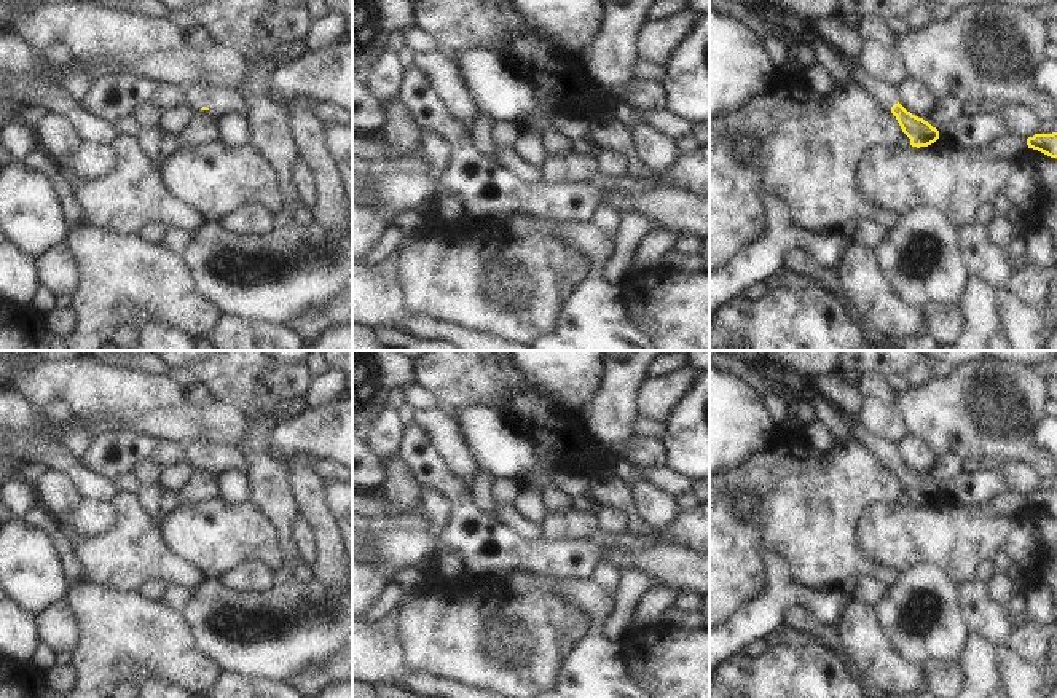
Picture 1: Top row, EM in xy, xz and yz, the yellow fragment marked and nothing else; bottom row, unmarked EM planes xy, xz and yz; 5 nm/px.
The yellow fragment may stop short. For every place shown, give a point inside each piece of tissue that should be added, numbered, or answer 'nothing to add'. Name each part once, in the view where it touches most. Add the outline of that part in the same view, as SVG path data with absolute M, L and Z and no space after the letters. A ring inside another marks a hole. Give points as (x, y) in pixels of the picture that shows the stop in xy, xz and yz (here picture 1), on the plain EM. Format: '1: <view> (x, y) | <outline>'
1: xy (219, 456) | M191 440L185 449L187 459L193 465L207 464L214 475L220 475L230 469L239 469L246 472L244 456L234 445Z

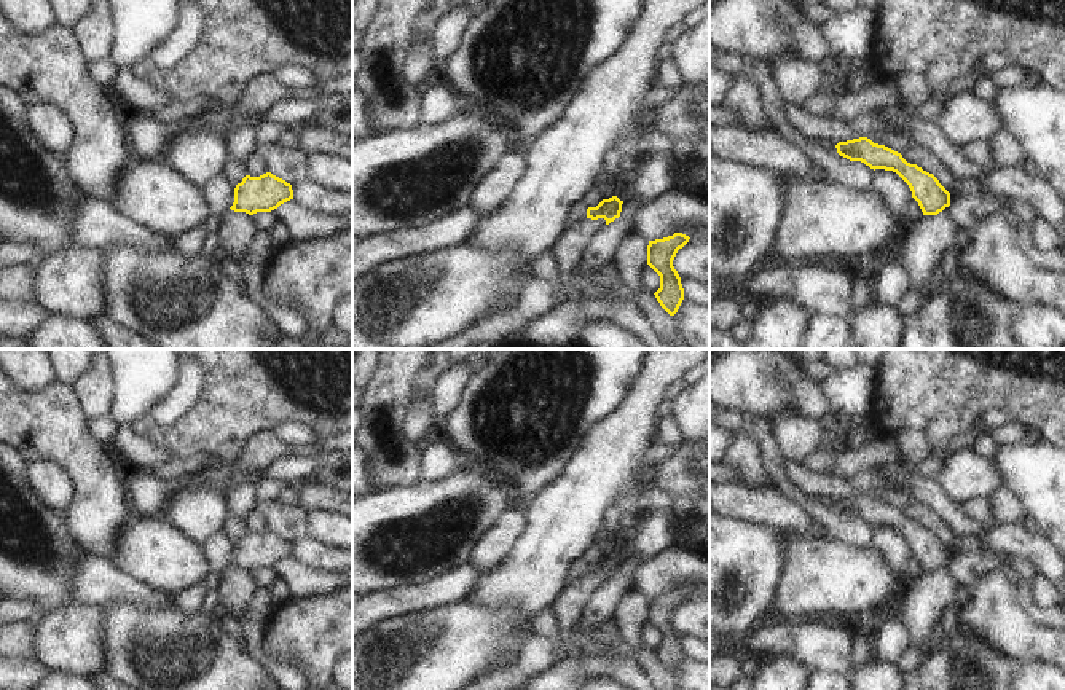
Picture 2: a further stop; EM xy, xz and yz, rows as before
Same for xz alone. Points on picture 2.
1: xz (579, 568) | M582 558L572 563L568 570L568 586L572 583L574 578L582 578L587 575L587 566L588 564Z

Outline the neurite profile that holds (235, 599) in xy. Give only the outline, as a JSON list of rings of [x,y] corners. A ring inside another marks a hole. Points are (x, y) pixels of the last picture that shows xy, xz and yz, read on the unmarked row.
[[[228,566],[220,574],[220,614],[233,625],[236,625],[249,610],[260,582],[253,572],[246,569],[234,569]]]

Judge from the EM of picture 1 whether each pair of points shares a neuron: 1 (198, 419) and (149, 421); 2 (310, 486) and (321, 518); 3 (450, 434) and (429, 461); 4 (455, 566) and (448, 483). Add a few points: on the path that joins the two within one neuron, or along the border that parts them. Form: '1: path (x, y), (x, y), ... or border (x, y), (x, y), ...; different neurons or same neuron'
1: path (185, 421), (161, 421); same neuron
2: path (310, 494), (314, 510); same neuron
3: border (416, 423), (431, 439), (445, 469), (459, 482); different neurons
4: border (440, 545), (445, 545), (461, 561), (464, 572); different neurons

